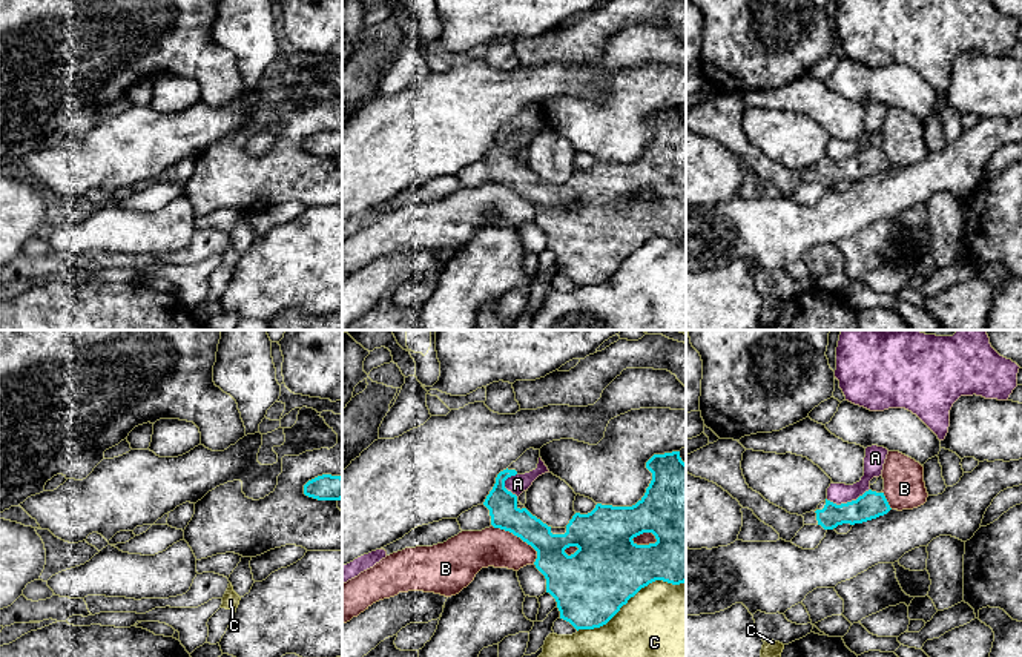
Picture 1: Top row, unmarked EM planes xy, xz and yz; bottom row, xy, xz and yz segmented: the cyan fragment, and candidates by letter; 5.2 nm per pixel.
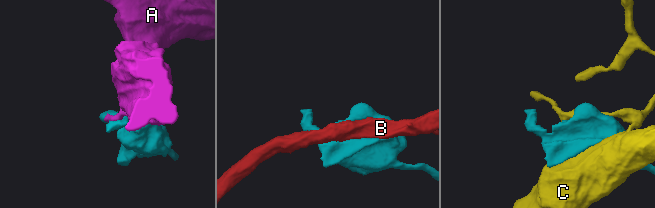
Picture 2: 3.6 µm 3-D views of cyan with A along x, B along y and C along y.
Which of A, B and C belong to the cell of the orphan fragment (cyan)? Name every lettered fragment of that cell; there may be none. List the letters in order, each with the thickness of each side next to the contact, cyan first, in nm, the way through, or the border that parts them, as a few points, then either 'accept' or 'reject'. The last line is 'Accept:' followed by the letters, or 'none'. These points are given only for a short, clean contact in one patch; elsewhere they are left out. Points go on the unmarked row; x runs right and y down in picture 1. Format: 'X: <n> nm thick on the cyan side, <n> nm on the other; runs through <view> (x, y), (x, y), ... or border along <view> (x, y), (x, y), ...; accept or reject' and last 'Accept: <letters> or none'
A: 140 nm thick on the cyan side, 110 nm on the other; border along yz (869, 145), (846, 158), (834, 160), (826, 155); reject
B: 170 nm thick on the cyan side, 200 nm on the other; reject
C: 380 nm thick on the cyan side, 480 nm on the other; reject
Accept: none

